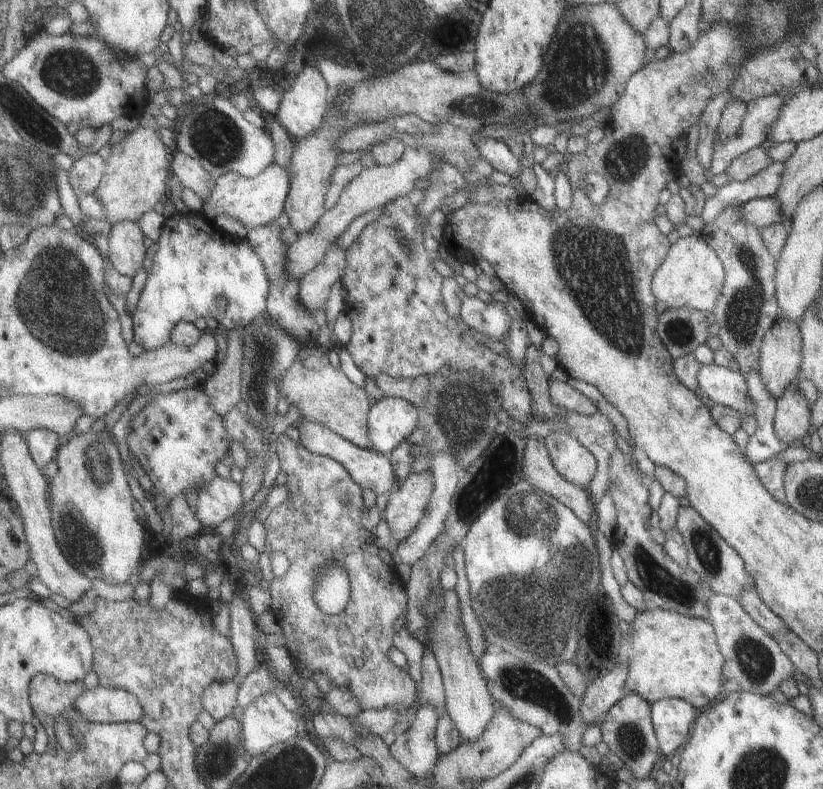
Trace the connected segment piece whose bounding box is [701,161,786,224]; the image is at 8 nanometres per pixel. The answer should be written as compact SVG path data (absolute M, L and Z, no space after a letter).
M772 161L748 180L730 181L718 188L714 196L707 198L706 206L702 210L701 217L704 224L718 218L718 214L722 214L722 208L726 208L726 206L739 207L753 199L772 197L781 185L785 168L785 162Z

